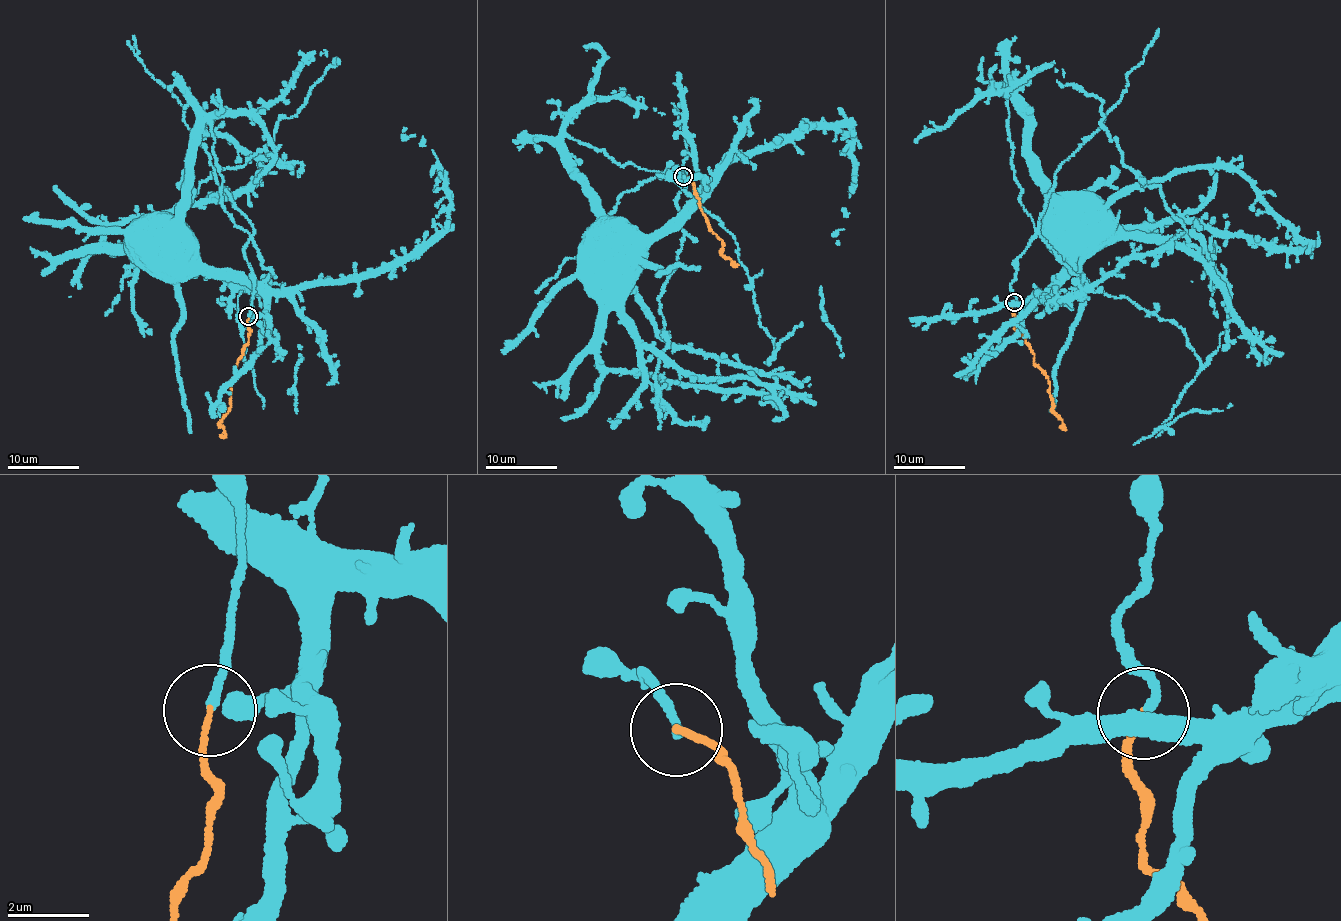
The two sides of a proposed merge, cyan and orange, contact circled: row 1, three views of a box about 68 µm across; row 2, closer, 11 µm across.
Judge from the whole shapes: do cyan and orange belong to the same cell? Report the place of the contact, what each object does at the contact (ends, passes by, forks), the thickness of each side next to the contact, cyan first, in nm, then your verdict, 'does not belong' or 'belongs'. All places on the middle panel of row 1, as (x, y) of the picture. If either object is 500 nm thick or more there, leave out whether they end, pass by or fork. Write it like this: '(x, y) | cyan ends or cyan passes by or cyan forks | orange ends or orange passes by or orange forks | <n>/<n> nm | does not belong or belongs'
(683, 176) | cyan ends | orange ends | 200/120 nm | belongs

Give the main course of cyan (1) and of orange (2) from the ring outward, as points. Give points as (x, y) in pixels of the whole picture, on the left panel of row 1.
1: (248, 316), (251, 236), (222, 203), (206, 120), (170, 247)
2: (248, 316), (248, 342), (236, 368), (230, 410), (220, 425), (223, 429), (222, 437)

